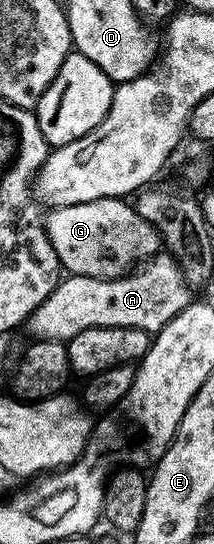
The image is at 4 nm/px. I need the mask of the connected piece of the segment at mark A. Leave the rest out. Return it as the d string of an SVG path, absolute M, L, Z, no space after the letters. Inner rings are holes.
M162 250L155 256L137 265L132 272L114 279L91 278L87 275L68 275L57 284L55 290L34 310L27 321L27 329L34 339L53 340L66 343L83 330L91 328L134 328L150 334L156 334L160 328L167 326L175 314L179 314L191 302L191 289L181 278L181 267L177 259Z

